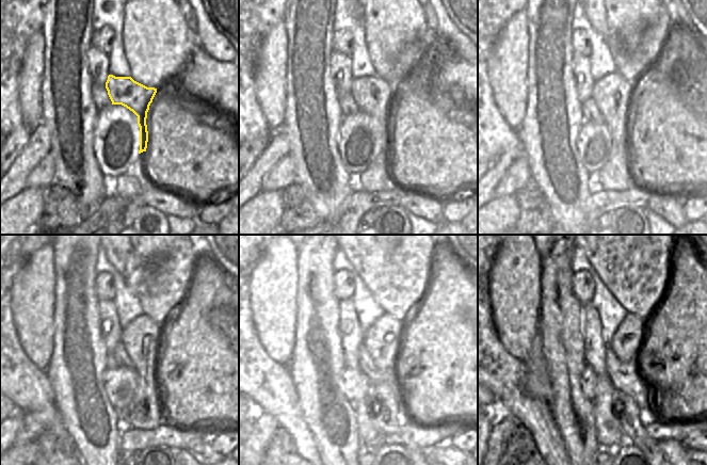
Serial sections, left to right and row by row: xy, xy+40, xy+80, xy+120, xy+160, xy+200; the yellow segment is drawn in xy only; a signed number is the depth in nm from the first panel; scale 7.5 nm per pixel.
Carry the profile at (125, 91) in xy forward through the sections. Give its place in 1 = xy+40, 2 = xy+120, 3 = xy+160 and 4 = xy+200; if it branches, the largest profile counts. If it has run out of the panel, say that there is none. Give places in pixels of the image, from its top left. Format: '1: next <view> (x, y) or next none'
1: next xy+40 (373, 95)
2: next xy+120 (141, 338)
3: next xy+160 (382, 341)
4: next xy+200 (626, 342)

